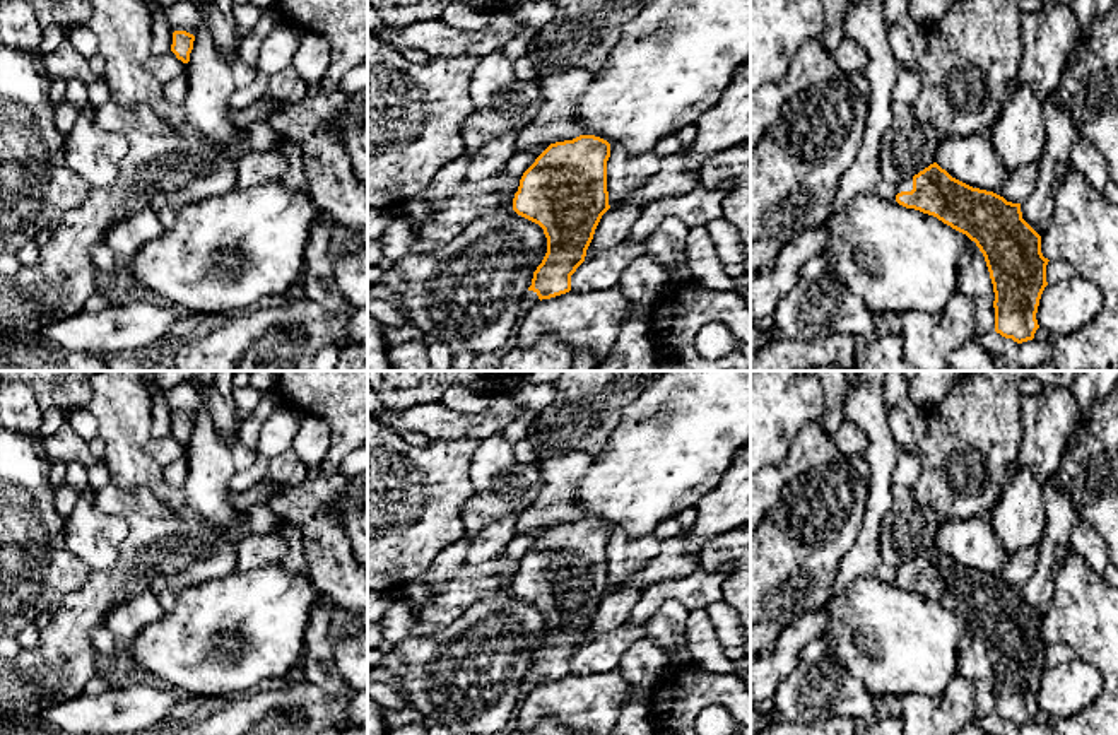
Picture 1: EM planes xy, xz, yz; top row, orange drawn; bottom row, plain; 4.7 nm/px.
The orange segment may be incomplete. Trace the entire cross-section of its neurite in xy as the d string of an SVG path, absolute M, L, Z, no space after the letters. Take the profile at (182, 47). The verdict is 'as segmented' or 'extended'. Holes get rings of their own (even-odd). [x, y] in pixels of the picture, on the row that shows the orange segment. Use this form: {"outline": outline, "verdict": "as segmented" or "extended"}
{"outline": "M174 31L173 32L173 44L171 51L176 55L178 60L183 63L190 62L190 53L193 50L195 36L186 31Z", "verdict": "as segmented"}

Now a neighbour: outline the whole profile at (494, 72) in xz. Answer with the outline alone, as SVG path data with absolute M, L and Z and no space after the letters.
M501 48L480 56L470 79L470 97L474 108L489 106L491 99L516 80L515 60Z

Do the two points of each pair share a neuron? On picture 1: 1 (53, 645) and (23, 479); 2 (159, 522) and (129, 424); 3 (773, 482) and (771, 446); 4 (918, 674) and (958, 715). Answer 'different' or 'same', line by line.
1: different
2: different
3: different
4: different

